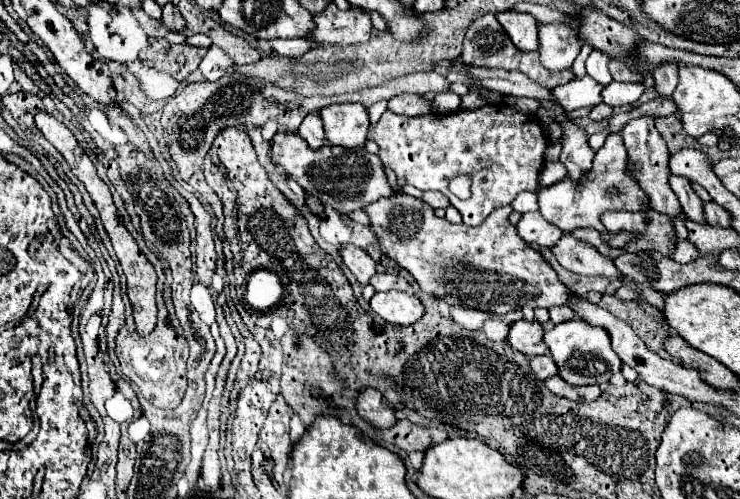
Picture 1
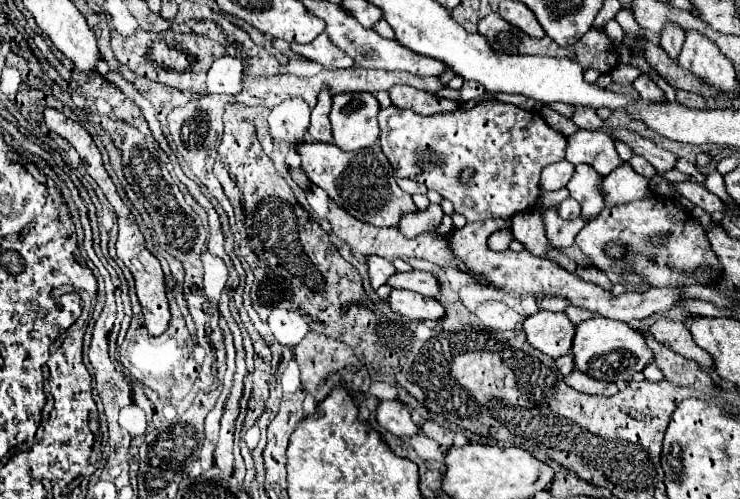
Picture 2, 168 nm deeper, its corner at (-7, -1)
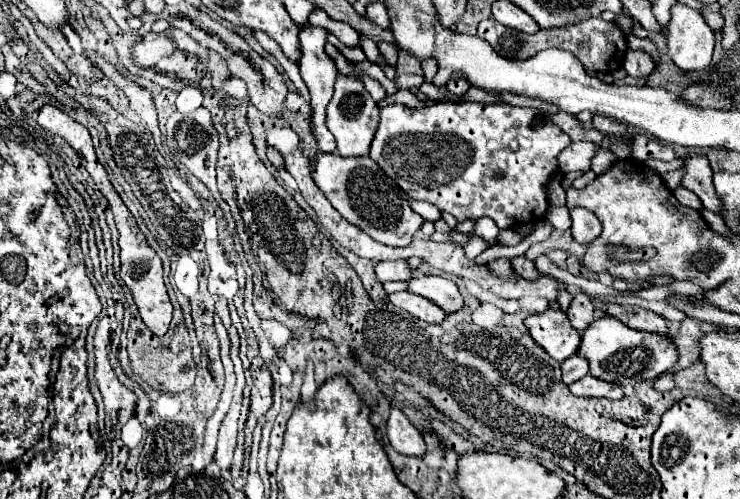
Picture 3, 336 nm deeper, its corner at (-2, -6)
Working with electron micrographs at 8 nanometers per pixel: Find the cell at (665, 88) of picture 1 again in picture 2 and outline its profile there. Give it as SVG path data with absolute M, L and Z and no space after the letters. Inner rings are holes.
M667 28L665 34L661 34L661 48L669 54L671 60L679 60L681 48L685 42L685 32L681 32L679 28Z

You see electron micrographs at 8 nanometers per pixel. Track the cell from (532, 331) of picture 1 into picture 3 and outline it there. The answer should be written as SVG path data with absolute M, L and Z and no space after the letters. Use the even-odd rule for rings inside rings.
M560 309L534 313L526 319L526 325L536 343L540 343L540 347L560 363L574 355L582 343L580 331L572 329L566 313Z

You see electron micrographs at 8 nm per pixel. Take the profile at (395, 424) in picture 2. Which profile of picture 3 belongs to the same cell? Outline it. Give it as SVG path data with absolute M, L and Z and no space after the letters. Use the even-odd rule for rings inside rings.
M396 407L392 409L388 419L388 439L390 439L390 445L402 455L408 455L408 457L426 455L426 443L422 439L422 433Z

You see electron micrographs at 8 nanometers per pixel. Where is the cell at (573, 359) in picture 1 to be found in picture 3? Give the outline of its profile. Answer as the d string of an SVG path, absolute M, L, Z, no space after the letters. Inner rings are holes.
M610 315L596 319L582 333L582 345L578 355L588 357L590 375L618 385L638 385L648 379L656 379L658 375L672 369L678 361L676 343L668 335L630 329L620 319Z

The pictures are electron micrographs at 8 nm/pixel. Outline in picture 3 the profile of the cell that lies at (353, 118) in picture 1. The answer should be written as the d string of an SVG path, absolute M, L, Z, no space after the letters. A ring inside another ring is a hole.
M338 75L336 77L336 87L334 95L326 107L326 125L330 133L336 137L338 153L342 157L364 157L368 155L370 143L374 139L378 121L380 121L380 107L378 103L370 97L370 93L364 89L364 83L360 77L354 75Z

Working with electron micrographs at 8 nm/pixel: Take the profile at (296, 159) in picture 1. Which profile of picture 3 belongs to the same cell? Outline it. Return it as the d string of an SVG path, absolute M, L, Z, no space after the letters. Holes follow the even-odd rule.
M322 153L314 161L312 175L330 205L346 221L384 245L406 247L424 223L424 219L412 211L410 197L370 157L340 157L338 153Z

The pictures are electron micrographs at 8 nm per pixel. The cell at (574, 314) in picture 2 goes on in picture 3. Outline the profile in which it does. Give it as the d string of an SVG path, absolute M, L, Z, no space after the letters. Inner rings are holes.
M576 293L570 303L570 311L568 311L568 319L572 321L572 325L578 331L586 331L592 321L596 321L604 315L606 313L600 307L596 307L586 293Z

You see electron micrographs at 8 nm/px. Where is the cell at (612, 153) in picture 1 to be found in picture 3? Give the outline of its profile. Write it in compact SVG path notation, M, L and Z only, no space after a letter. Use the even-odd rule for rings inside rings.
M562 205L562 207L550 207L548 213L546 213L546 219L554 225L554 229L560 229L560 231L570 229L570 225L572 225L572 221L570 221L570 209L566 205Z

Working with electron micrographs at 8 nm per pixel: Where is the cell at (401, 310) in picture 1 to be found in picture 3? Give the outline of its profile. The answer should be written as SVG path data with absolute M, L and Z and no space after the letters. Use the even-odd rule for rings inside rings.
M400 291L400 293L392 293L390 295L390 303L408 311L410 315L428 321L428 323L442 323L446 313L432 301L426 301L424 297L418 297L410 291Z

